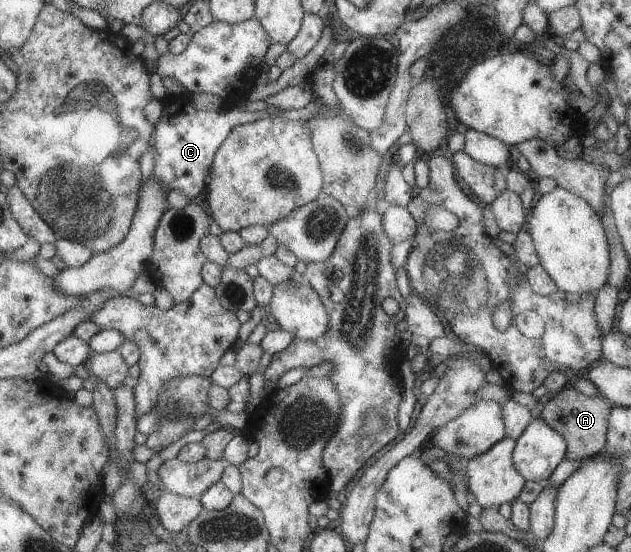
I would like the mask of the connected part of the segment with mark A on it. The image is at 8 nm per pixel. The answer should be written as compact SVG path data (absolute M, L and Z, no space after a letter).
M564 386L562 390L555 392L543 401L543 408L540 410L539 416L552 430L558 432L565 440L565 459L568 460L568 462L578 462L580 459L594 456L594 454L598 455L598 452L601 452L605 447L608 414L612 404L610 404L610 402L604 403L604 399L606 398L600 394L594 398L594 396L586 396L578 392L575 388L572 388L572 386Z

